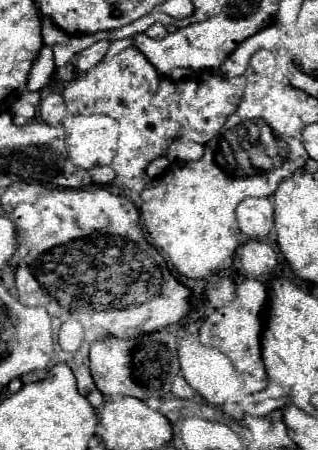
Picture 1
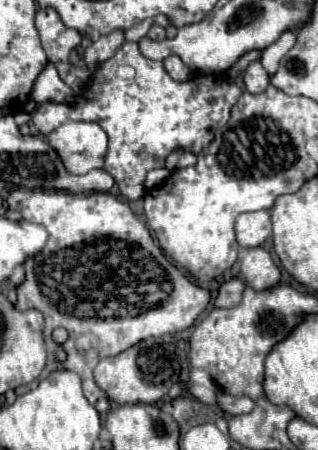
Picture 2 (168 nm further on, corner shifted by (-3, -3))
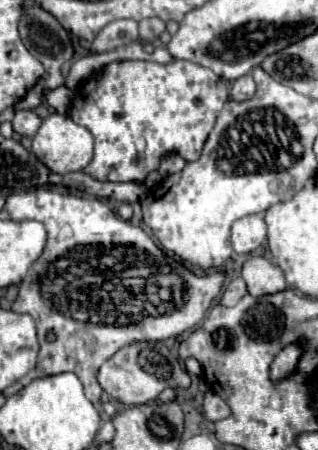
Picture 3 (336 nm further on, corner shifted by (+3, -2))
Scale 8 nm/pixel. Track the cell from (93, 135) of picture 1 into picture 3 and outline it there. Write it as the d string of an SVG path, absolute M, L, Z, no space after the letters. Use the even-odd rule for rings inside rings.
M50 114L44 118L40 130L36 132L32 140L32 152L56 174L66 174L66 172L78 172L84 170L94 156L94 138L88 128L72 122L72 118L66 118L62 114Z

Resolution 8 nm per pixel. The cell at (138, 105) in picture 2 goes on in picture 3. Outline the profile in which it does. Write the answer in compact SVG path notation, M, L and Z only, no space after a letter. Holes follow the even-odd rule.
M120 60L104 66L78 90L70 106L70 118L76 124L86 126L96 140L94 158L84 172L96 180L144 182L146 174L159 167L160 158L166 152L176 152L188 162L200 158L202 146L226 100L228 88L222 78L204 66L196 66L194 62L174 60L164 66L144 60Z

